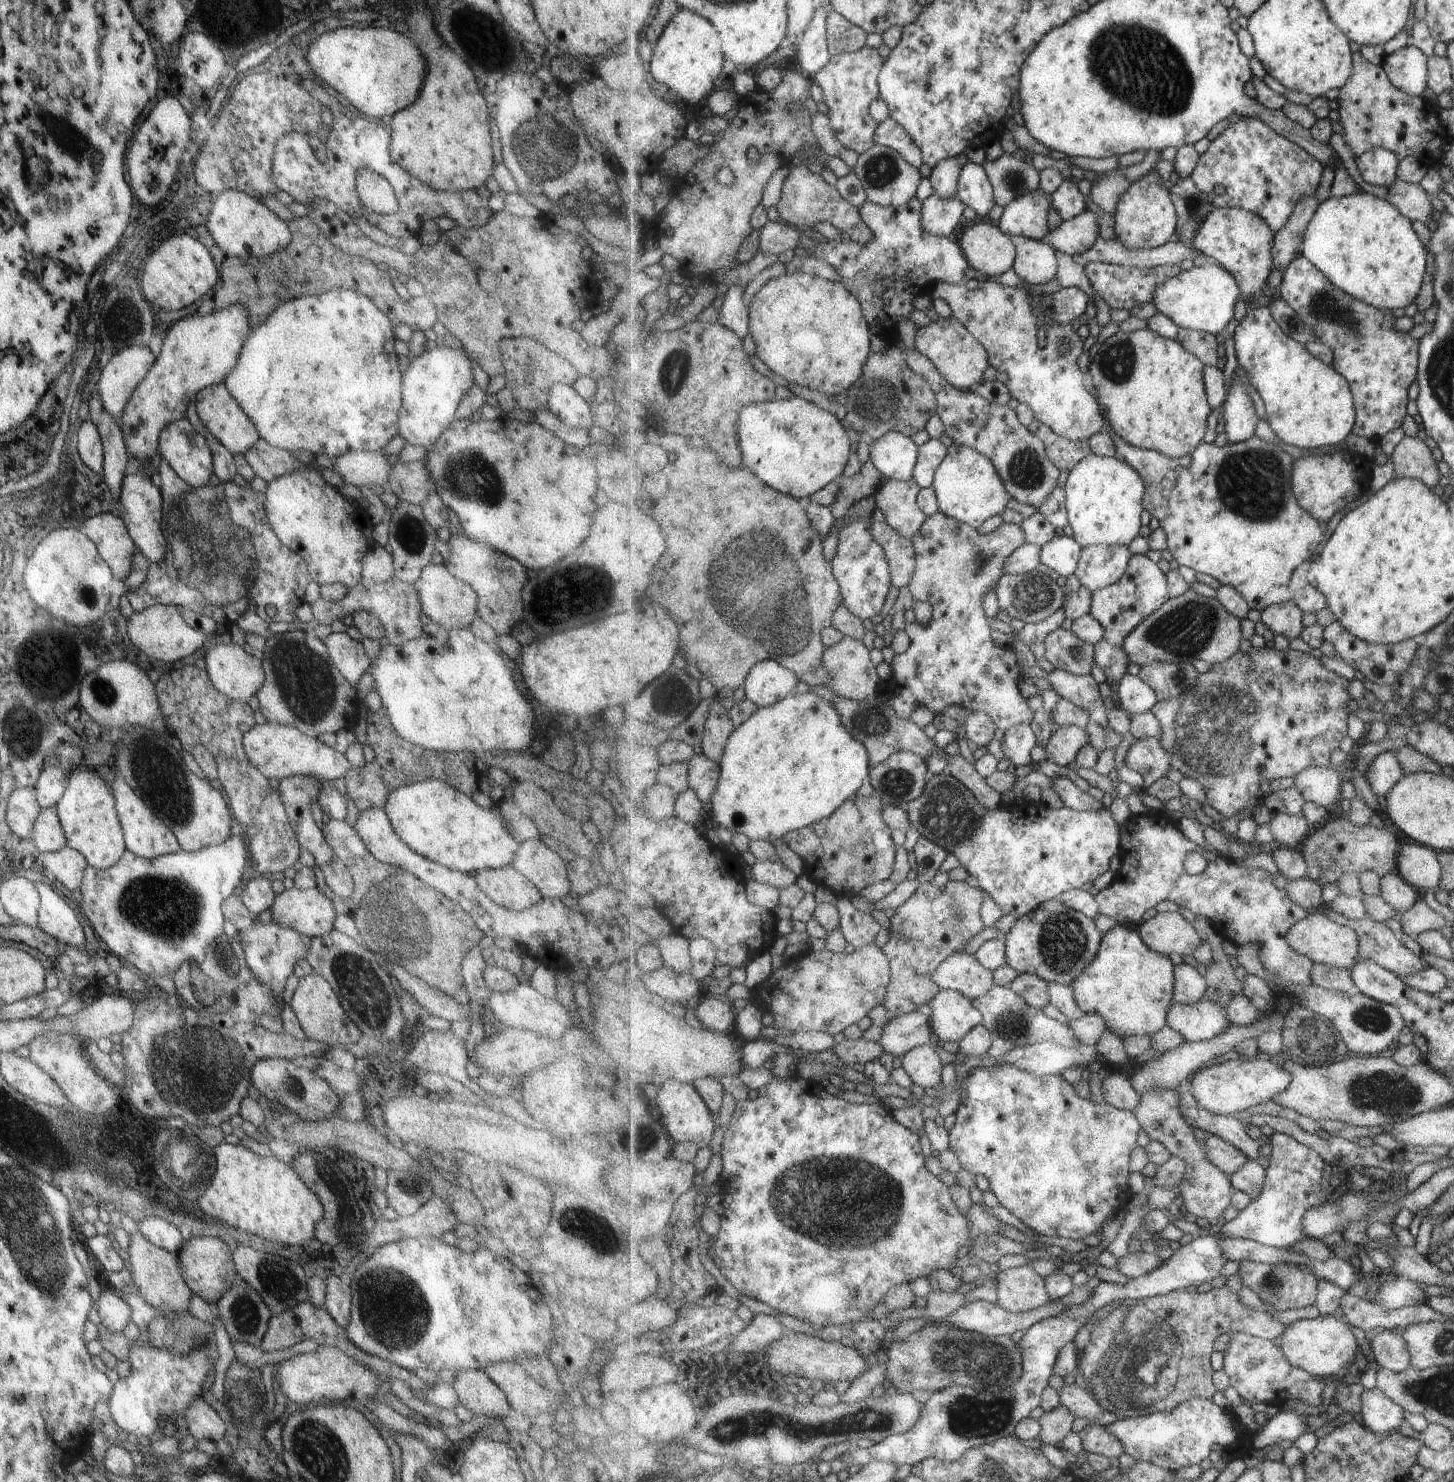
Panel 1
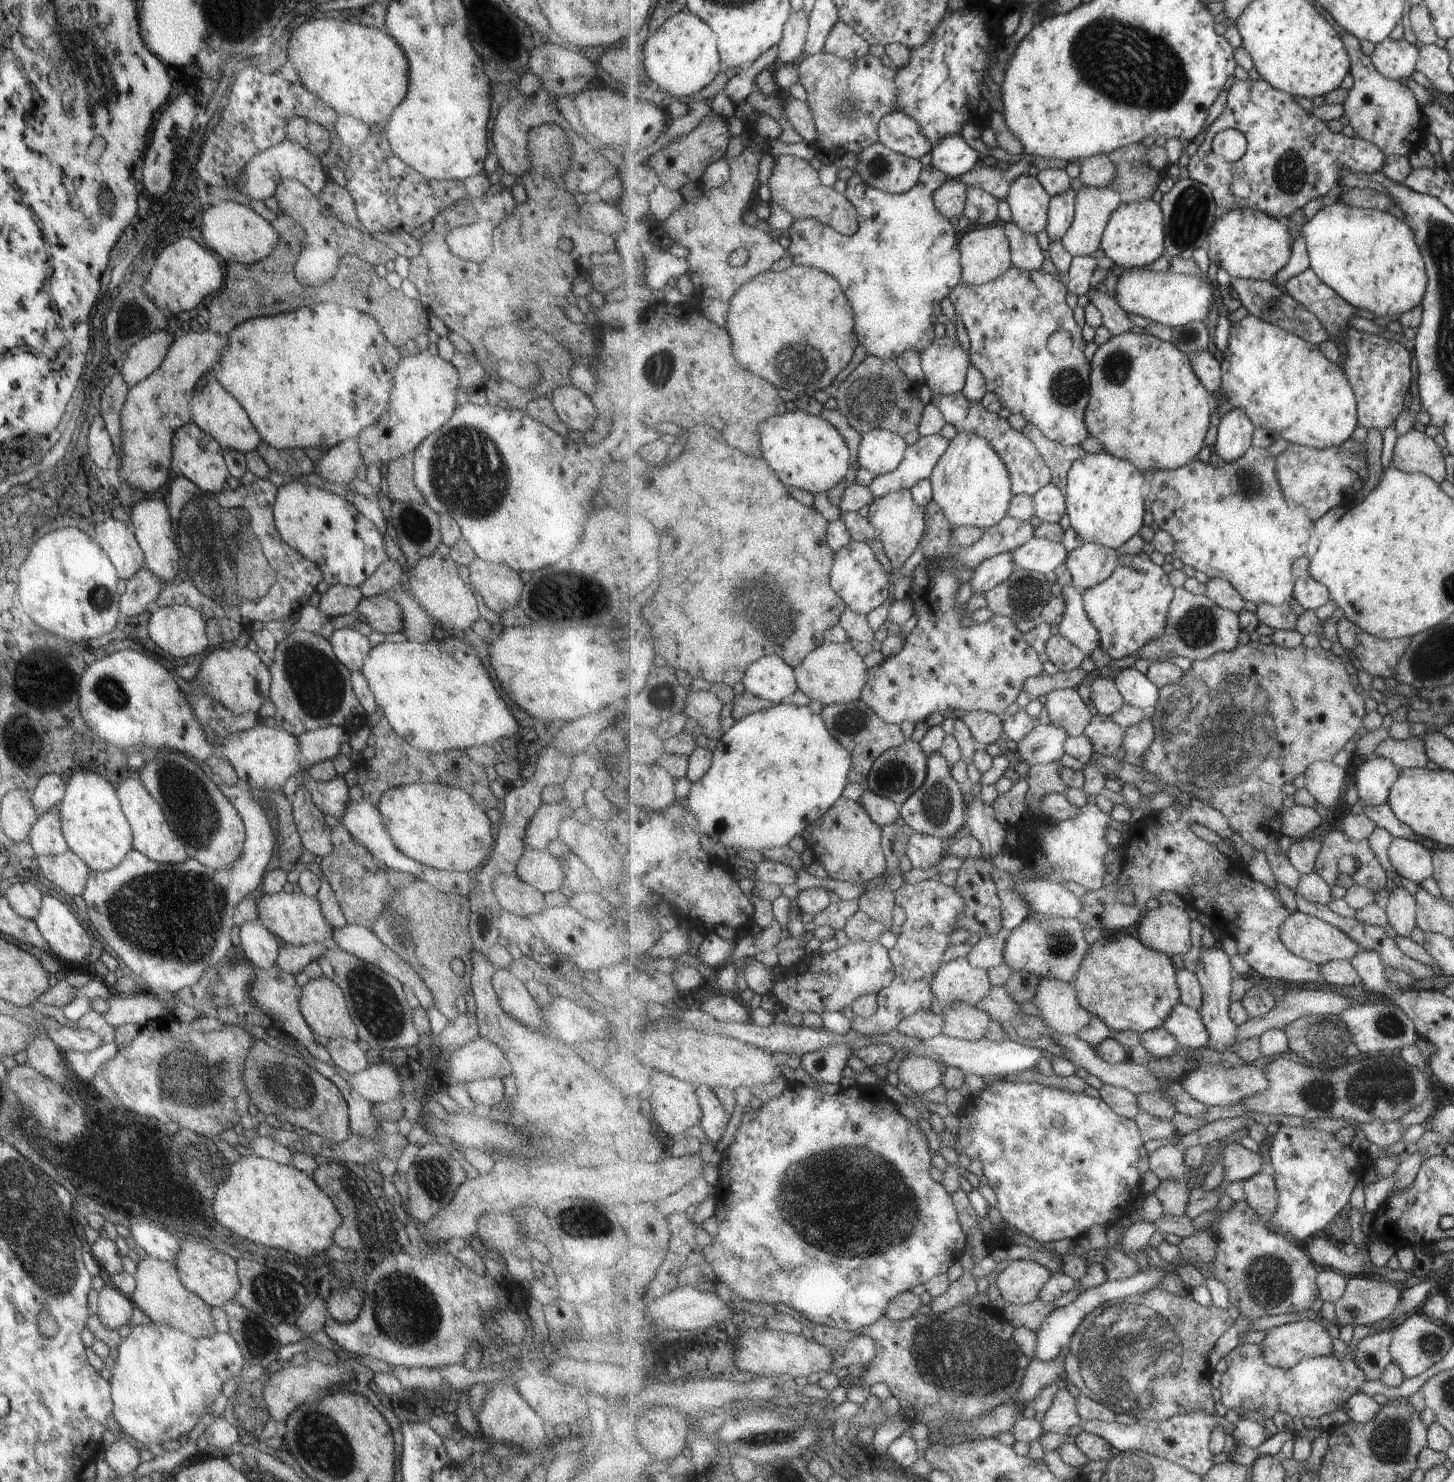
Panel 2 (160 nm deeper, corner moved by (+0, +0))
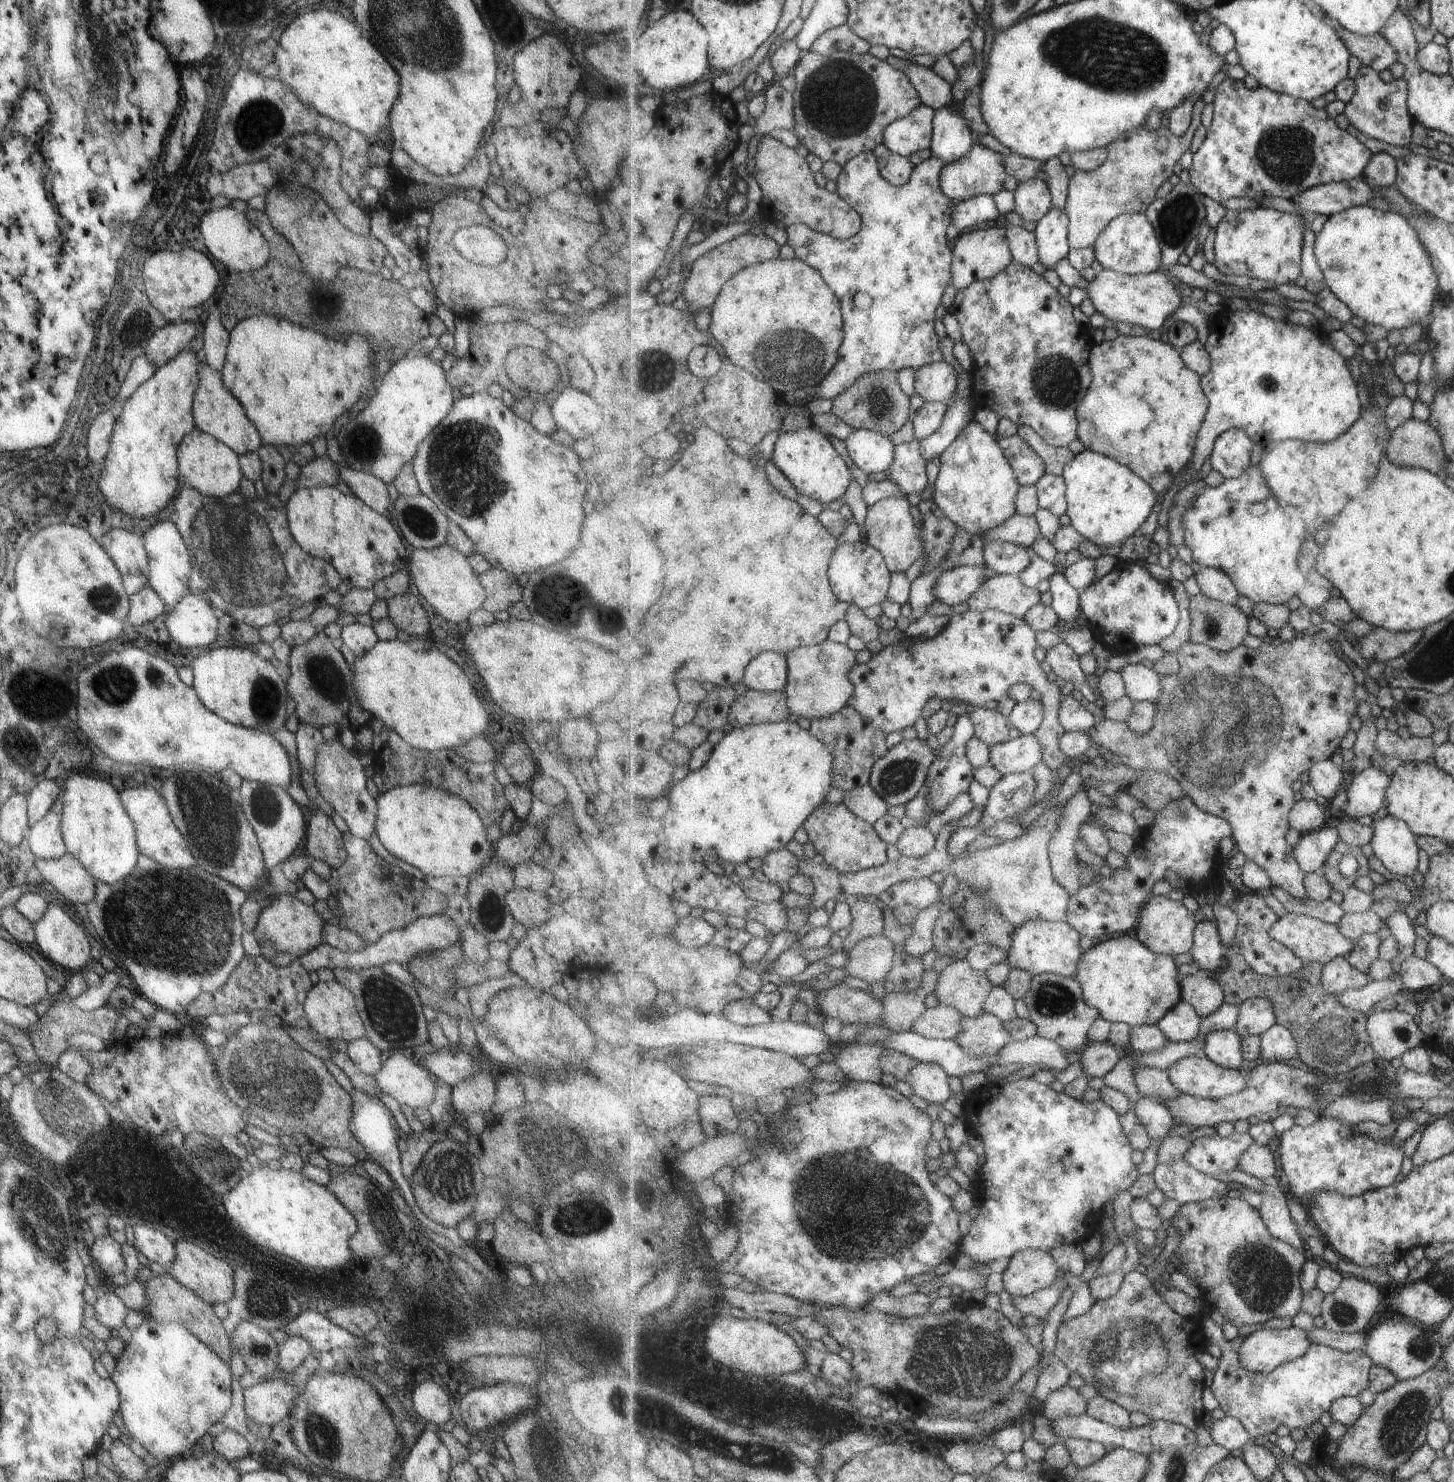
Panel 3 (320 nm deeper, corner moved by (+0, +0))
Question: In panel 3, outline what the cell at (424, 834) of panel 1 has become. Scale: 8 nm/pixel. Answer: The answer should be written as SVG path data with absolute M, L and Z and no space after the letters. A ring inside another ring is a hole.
M414 783L377 796L374 833L383 848L426 876L465 876L478 873L493 853L477 812L455 794Z

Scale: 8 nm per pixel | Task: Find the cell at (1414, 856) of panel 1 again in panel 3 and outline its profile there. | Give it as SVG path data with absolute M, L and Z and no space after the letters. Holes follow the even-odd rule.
M1391 815L1372 822L1374 836L1370 843L1374 856L1393 874L1412 877L1419 868L1419 837L1407 822Z

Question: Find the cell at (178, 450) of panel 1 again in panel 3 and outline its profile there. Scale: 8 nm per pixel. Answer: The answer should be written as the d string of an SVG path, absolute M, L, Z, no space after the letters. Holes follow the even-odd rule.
M196 427L179 441L175 456L177 474L183 478L185 485L193 488L196 492L214 498L224 498L237 491L237 486L242 480L241 470L237 464L238 456L227 446L199 431Z

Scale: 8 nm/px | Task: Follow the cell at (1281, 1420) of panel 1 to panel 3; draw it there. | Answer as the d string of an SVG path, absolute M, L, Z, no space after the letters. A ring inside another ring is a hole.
M1225 1416L1214 1421L1209 1431L1214 1445L1223 1446L1231 1452L1233 1450L1242 1451L1253 1441L1249 1430L1243 1426L1241 1420L1234 1417Z

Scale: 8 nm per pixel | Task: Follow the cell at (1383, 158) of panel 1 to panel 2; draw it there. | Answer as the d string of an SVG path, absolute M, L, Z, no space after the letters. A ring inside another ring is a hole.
M1264 79L1235 80L1227 92L1224 111L1210 125L1185 172L1213 192L1222 212L1254 209L1283 222L1311 200L1329 194L1339 185L1343 174L1377 174L1387 164L1387 154L1378 145L1333 132L1326 122L1305 112L1291 94L1274 88ZM1228 129L1239 130L1247 138L1247 154L1238 162L1227 163L1212 149L1215 136Z

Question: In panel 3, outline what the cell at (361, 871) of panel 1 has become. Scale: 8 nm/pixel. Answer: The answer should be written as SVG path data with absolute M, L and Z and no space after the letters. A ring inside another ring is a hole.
M345 831L341 832L341 844L345 858L341 862L341 868L333 868L338 883L335 897L340 912L338 926L355 932L369 945L377 942L385 932L403 928L415 918L443 912L443 893L435 893L421 880L382 860L365 839L353 837Z

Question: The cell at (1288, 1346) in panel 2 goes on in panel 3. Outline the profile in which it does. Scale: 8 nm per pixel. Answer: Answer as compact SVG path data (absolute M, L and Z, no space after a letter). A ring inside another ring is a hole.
M1276 1324L1265 1325L1242 1342L1238 1348L1239 1360L1247 1370L1271 1373L1281 1364L1306 1355L1313 1344L1308 1332L1300 1328L1281 1330Z

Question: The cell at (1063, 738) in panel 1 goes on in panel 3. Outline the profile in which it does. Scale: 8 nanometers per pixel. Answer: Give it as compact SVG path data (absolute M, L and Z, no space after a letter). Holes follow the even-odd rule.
M1034 734L1021 735L991 747L990 764L1003 776L1032 772L1034 766L1043 760L1043 744Z

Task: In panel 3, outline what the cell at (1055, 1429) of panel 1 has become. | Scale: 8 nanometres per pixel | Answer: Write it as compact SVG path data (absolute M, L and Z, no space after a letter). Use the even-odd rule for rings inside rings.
M1071 1386L1057 1390L1047 1398L1044 1404L1043 1415L1051 1422L1061 1418L1071 1418L1087 1413L1087 1400L1085 1396Z

